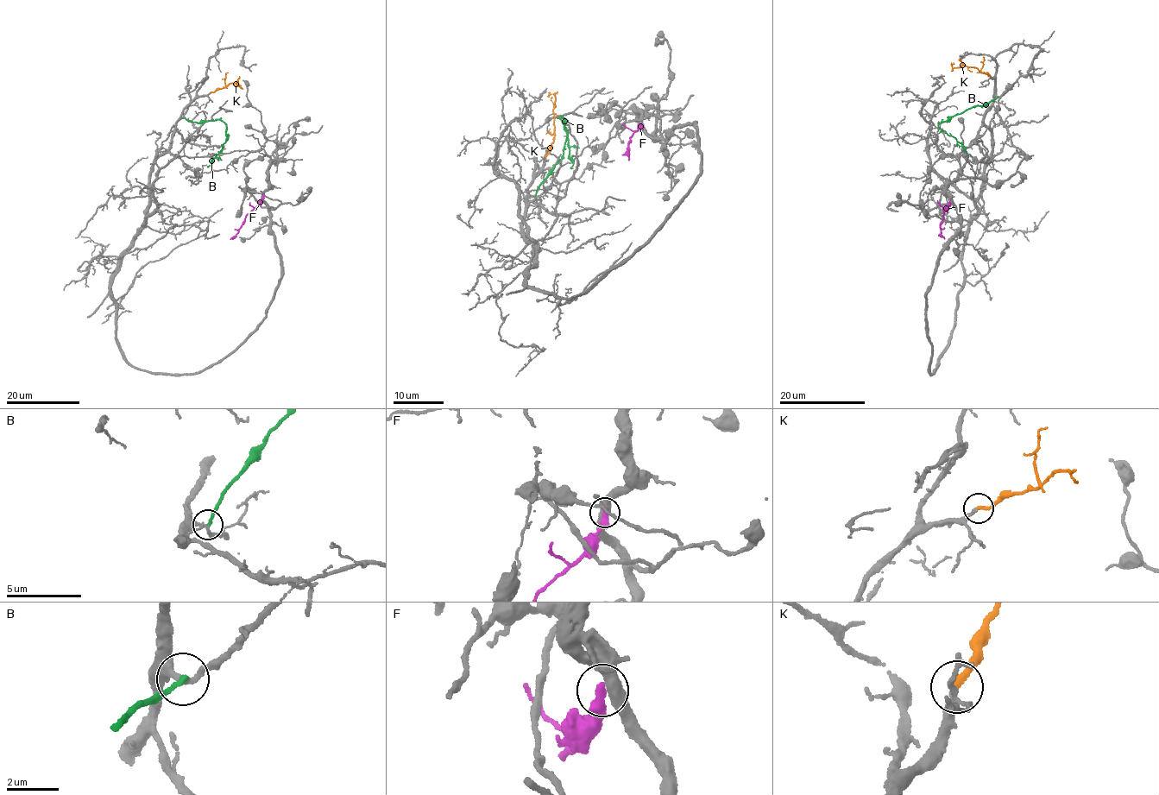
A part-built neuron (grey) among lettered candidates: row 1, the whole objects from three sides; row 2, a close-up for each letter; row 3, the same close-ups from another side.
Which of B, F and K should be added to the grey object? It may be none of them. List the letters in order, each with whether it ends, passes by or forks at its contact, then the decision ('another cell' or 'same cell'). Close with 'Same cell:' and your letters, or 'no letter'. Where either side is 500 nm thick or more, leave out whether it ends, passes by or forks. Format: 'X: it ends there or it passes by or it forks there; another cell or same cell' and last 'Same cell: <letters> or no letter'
B: it ends there; another cell
F: it ends there; another cell
K: it ends there; same cell
Same cell: K

